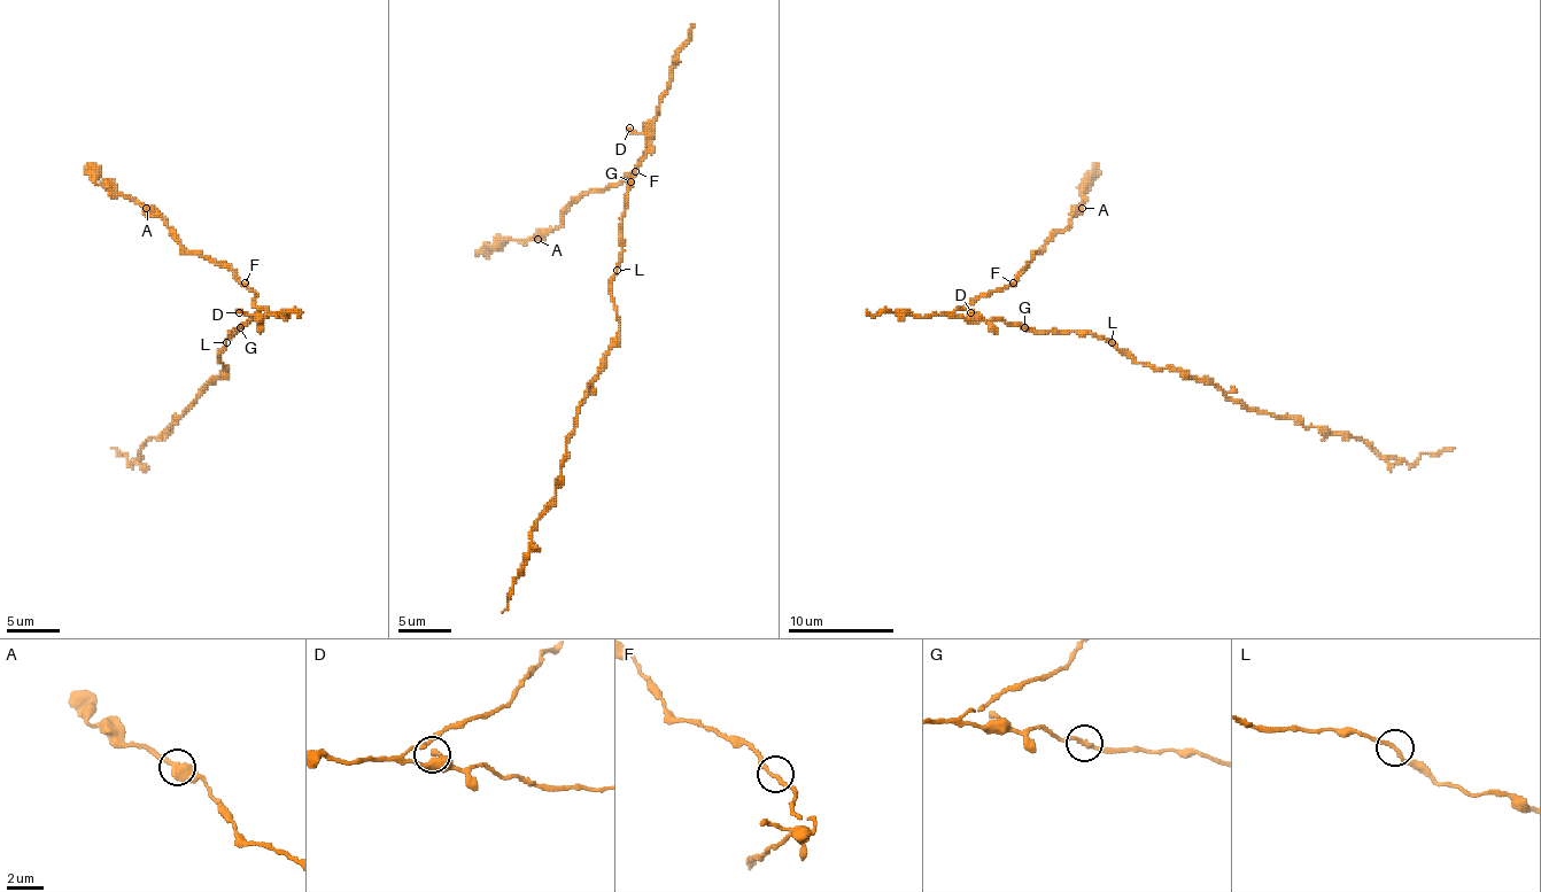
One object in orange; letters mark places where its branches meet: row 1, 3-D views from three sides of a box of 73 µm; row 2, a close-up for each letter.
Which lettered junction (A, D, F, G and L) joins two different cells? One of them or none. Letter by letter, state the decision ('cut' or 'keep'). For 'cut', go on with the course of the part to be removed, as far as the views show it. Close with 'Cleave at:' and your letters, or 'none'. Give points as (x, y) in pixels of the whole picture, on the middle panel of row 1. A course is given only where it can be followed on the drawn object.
A: keep
D: keep
F: keep
G: keep
L: keep
Cleave at: none

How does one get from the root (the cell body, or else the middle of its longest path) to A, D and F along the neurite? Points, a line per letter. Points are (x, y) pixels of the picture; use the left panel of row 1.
A: (231, 333), (265, 315), (265, 310), (255, 304), (255, 294), (229, 266), (191, 254), (172, 230), (146, 209)
D: (231, 333), (249, 320), (257, 320), (239, 312)
F: (231, 333), (249, 320), (260, 320), (265, 315), (265, 310), (255, 304), (255, 294), (245, 282)

